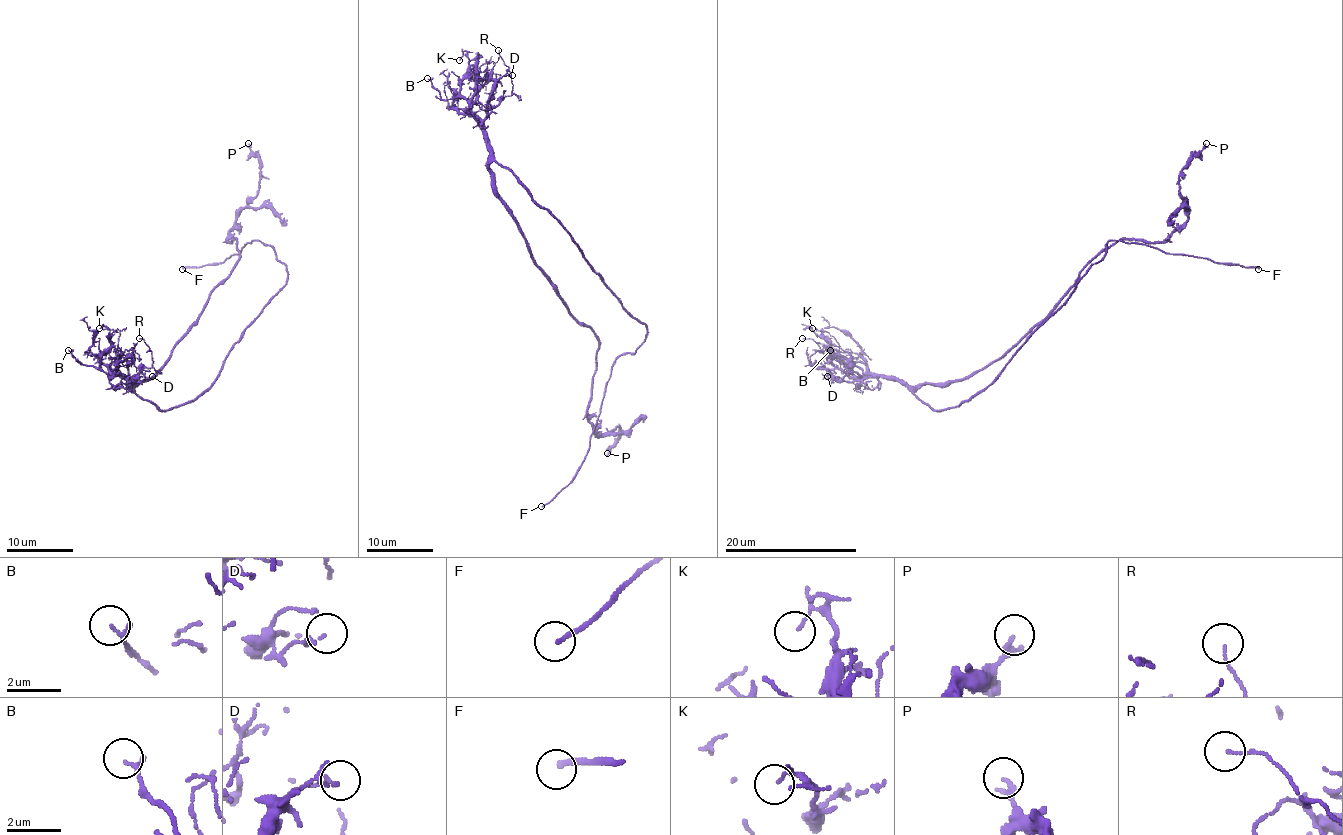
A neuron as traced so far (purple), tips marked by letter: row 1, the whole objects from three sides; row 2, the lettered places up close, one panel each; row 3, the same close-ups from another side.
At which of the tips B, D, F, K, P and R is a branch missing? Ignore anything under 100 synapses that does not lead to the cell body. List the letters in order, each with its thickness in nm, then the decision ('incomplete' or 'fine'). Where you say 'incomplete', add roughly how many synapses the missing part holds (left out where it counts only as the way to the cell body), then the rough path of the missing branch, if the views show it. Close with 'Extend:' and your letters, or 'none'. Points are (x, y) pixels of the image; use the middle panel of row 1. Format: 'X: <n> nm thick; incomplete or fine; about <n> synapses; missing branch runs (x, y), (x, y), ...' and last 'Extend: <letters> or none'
B: 160 nm thick; fine
D: 70 nm thick; fine
F: 180 nm thick; incomplete; missing branch runs (541, 506), (512, 518)
K: 80 nm thick; fine
P: 190 nm thick; fine
R: 80 nm thick; fine
Extend: F

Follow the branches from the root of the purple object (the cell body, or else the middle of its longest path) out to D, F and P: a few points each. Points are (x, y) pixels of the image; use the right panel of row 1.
D: (925, 403), (898, 381), (880, 376), (852, 381), (830, 381), (827, 376)
F: (925, 403), (949, 409), (981, 393), (1103, 257), (1110, 241), (1258, 269)
P: (925, 403), (923, 385), (1002, 358), (1100, 252), (1166, 241), (1187, 218), (1181, 170), (1206, 143)

